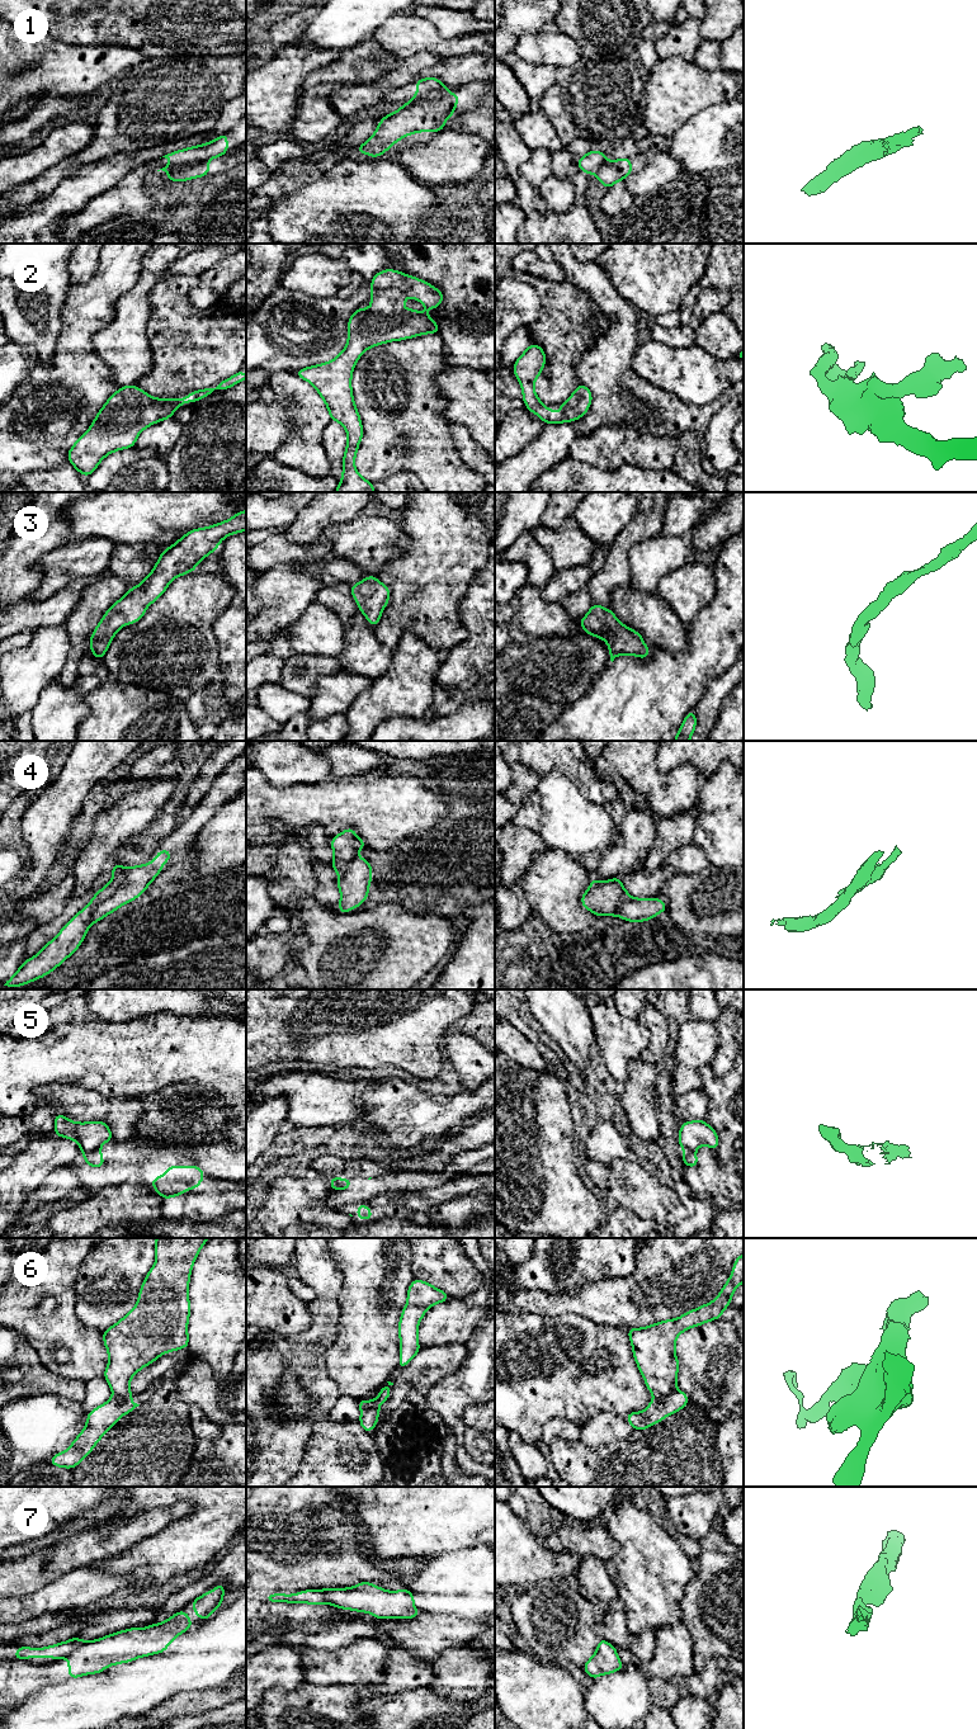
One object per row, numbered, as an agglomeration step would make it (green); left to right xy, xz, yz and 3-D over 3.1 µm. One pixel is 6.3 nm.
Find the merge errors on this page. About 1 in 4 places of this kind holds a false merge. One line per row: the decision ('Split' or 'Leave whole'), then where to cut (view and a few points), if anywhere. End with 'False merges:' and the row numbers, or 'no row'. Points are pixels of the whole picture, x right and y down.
1: Split. Split along xy (203, 161), (196, 165), (174, 166), (166, 171)
2: Leave whole. No split
3: Leave whole. No split
4: Split. Split along xy (127, 869), (124, 879), (97, 906), (91, 915), (91, 922)
5: Split. Split along xy (99, 1146), (84, 1154)
6: Split. Split along yz (675, 1388), (659, 1397)
7: Leave whole. No split
False merges: 1, 4, 5, 6

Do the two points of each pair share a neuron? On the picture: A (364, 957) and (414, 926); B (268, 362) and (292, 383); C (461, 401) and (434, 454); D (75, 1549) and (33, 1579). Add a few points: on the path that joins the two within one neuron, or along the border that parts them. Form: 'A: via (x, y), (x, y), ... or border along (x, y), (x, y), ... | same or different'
A: via (377, 954), (383, 954), (401, 939) | same
B: border along (293, 372), (275, 372), (270, 376) | different
C: border along (439, 393), (445, 398), (444, 416), (452, 424) | different
D: via (65, 1557), (43, 1574) | same

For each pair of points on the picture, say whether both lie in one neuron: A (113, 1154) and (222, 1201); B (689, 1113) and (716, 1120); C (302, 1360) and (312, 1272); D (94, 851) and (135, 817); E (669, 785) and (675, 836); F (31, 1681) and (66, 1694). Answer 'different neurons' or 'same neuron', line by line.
A: same neuron
B: different neurons
C: same neuron
D: same neuron
E: different neurons
F: different neurons

